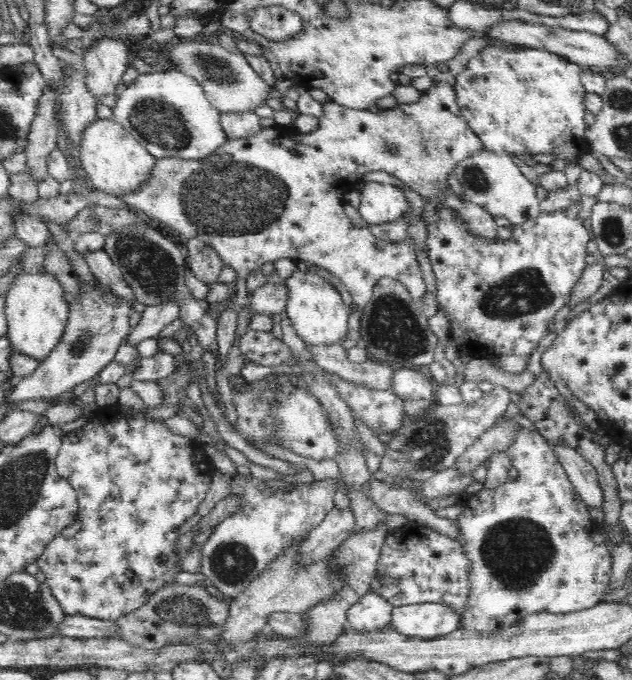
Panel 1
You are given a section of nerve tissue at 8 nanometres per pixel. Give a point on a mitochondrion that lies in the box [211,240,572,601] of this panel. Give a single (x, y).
(517, 552)

